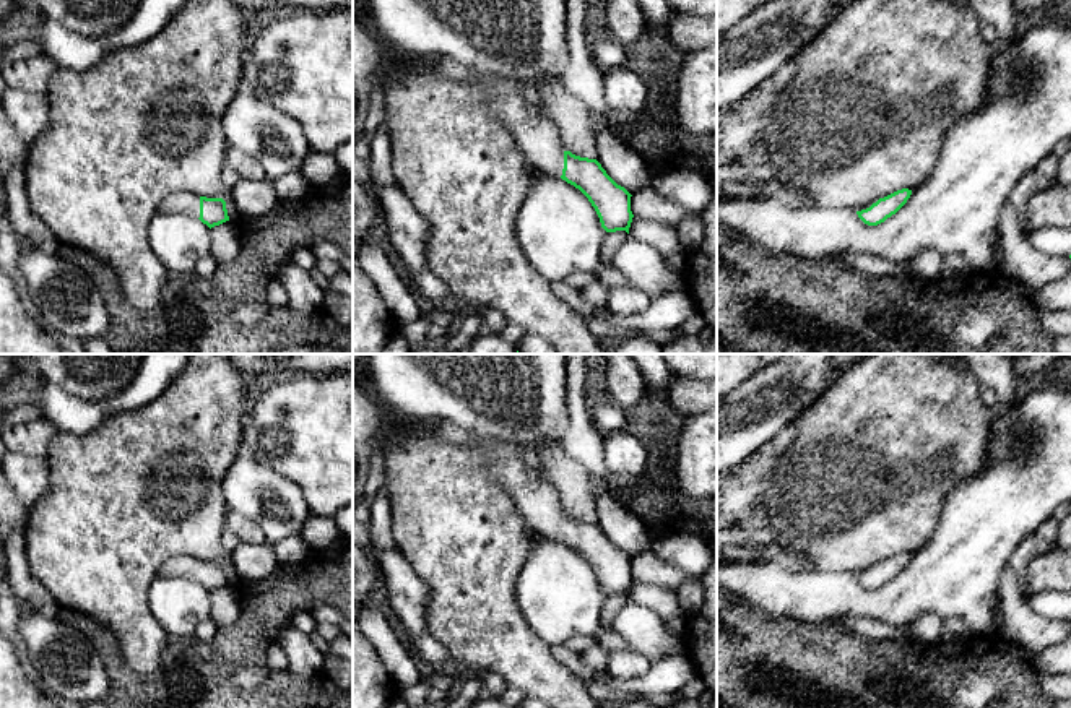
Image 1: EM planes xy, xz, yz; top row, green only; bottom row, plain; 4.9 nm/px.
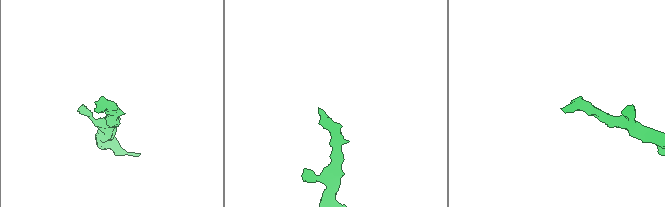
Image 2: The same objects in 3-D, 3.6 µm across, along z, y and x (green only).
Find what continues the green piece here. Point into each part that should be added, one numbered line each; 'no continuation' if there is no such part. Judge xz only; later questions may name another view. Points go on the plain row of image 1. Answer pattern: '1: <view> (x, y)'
1: xz (538, 502)

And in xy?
1: xy (181, 565)

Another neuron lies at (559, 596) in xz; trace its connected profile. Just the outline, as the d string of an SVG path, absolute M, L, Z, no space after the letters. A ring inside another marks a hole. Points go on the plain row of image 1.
M538 537L517 578L515 596L528 627L549 646L601 630L606 594L588 562L559 541Z

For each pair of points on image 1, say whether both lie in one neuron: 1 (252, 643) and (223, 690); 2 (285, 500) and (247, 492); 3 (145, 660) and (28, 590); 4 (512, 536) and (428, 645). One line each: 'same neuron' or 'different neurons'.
1: same neuron
2: same neuron
3: different neurons
4: different neurons

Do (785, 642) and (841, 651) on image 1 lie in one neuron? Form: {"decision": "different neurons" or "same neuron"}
{"decision": "same neuron"}

